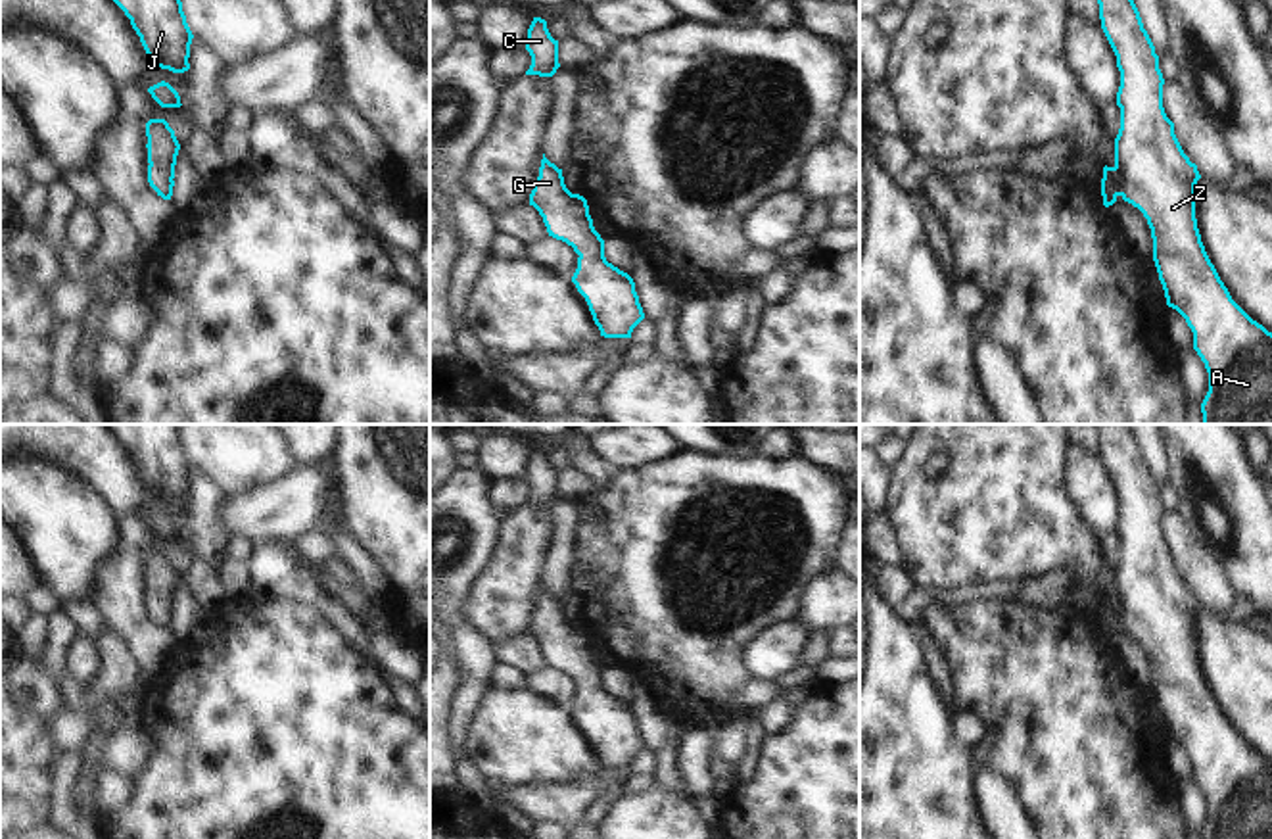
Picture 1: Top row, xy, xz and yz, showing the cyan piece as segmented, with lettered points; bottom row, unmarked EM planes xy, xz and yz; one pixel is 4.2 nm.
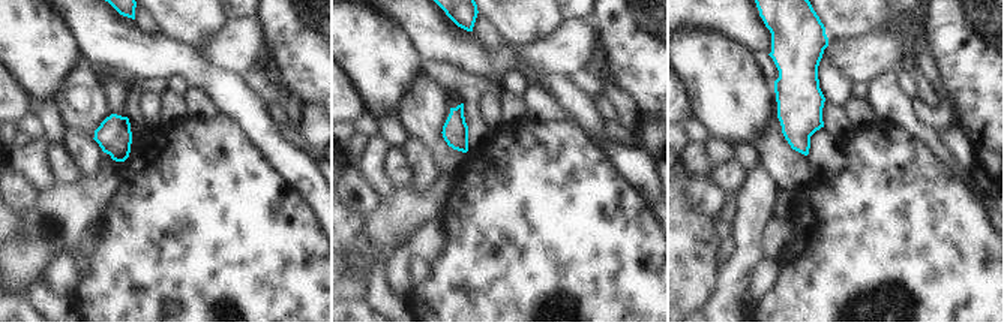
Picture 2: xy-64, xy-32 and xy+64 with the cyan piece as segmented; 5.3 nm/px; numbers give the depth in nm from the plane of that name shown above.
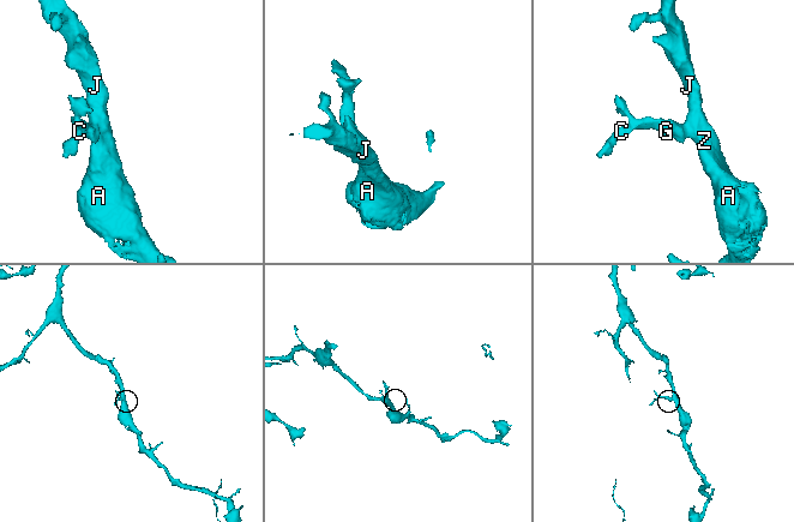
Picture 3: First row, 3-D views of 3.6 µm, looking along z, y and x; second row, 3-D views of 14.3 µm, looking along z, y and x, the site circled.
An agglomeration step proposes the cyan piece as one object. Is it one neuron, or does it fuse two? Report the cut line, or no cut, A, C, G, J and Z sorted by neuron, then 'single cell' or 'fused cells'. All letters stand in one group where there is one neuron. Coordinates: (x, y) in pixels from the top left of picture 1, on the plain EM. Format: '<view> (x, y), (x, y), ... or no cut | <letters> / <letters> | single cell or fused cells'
no cut | A C G J Z | single cell

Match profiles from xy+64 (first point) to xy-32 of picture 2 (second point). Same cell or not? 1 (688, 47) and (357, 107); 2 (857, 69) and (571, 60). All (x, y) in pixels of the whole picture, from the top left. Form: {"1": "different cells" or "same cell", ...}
{"1": "different cells", "2": "same cell"}

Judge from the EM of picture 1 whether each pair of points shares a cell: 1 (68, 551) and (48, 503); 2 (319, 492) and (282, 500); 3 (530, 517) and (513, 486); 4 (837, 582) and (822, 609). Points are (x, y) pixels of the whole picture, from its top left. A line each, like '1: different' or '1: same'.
1: same
2: same
3: different
4: same

